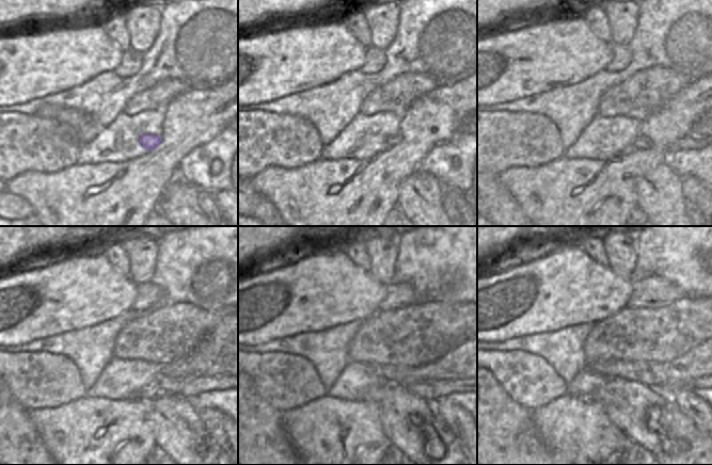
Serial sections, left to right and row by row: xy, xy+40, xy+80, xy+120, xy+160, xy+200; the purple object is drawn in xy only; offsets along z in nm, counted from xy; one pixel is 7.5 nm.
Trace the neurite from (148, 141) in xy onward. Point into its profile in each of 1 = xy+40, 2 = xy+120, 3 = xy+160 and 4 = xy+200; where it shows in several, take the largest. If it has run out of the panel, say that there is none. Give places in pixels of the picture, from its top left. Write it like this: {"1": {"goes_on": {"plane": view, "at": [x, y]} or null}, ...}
{"1": {"goes_on": {"plane": "xy+40", "at": [394, 140]}}, "2": {"goes_on": {"plane": "xy+120", "at": [187, 386]}}, "3": {"goes_on": {"plane": "xy+160", "at": [430, 390]}}, "4": {"goes_on": {"plane": "xy+200", "at": [668, 390]}}}

